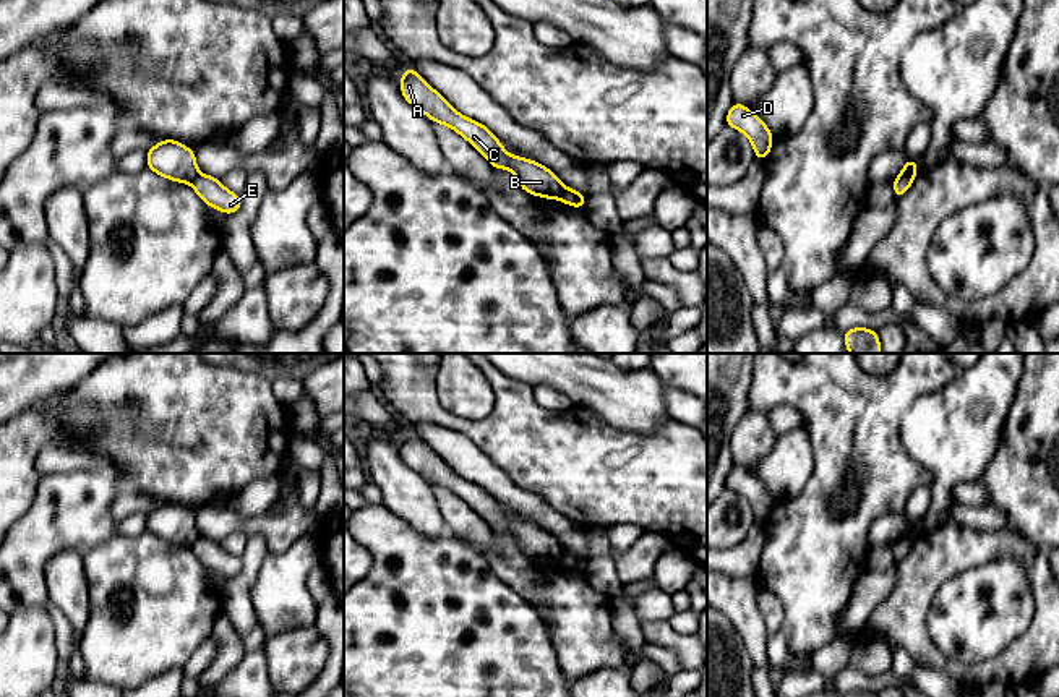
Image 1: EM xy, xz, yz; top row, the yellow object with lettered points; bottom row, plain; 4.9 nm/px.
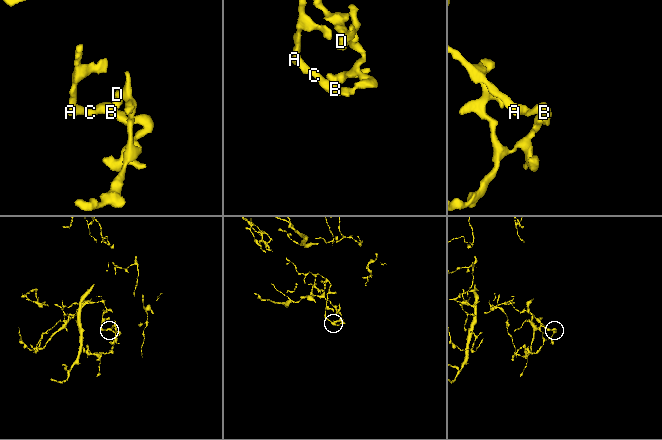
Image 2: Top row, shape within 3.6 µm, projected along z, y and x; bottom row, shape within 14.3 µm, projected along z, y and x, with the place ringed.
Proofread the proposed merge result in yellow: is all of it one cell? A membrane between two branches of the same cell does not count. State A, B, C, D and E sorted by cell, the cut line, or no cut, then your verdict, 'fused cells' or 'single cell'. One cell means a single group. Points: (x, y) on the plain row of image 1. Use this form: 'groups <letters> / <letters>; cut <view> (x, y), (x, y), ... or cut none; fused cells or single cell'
groups A B C / D E; cut yz (917, 534), (908, 540), (897, 542); fused cells

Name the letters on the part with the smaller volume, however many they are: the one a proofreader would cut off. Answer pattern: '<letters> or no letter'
D, E

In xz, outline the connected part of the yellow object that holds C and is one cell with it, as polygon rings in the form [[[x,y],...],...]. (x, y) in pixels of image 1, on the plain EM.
[[[407,431],[401,438],[404,462],[423,475],[431,485],[446,488],[465,501],[495,532],[511,533],[524,554],[532,559],[560,562],[561,545],[540,525],[511,519],[498,501],[482,486],[454,473],[417,434]]]

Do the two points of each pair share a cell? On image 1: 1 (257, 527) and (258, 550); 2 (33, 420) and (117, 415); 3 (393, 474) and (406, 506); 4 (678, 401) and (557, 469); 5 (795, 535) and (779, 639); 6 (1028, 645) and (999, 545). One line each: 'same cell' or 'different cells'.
1: different cells
2: different cells
3: same cell
4: different cells
5: different cells
6: same cell

